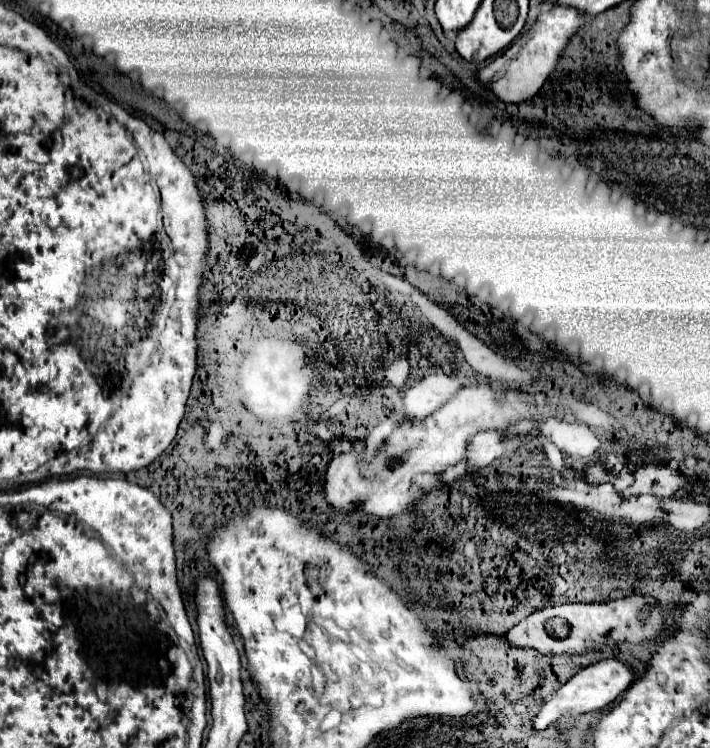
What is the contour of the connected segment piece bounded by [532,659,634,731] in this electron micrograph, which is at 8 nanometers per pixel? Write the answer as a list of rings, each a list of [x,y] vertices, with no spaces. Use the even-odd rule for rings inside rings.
[[[602,659],[598,663],[592,663],[584,669],[580,669],[574,677],[570,677],[540,709],[540,713],[532,719],[532,729],[542,731],[548,725],[556,723],[560,717],[570,717],[570,715],[582,715],[590,713],[596,709],[604,709],[610,705],[620,693],[628,689],[628,685],[634,681],[634,671],[630,665],[624,665],[618,659]]]

